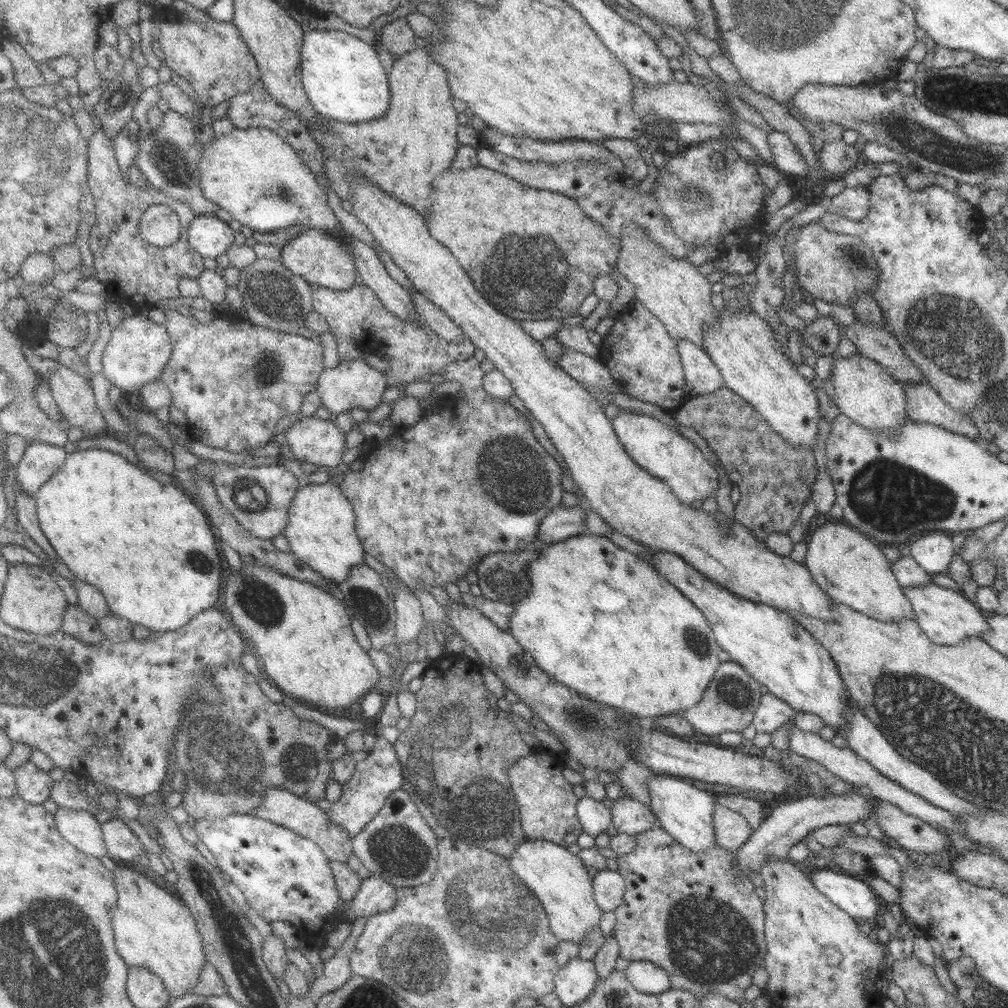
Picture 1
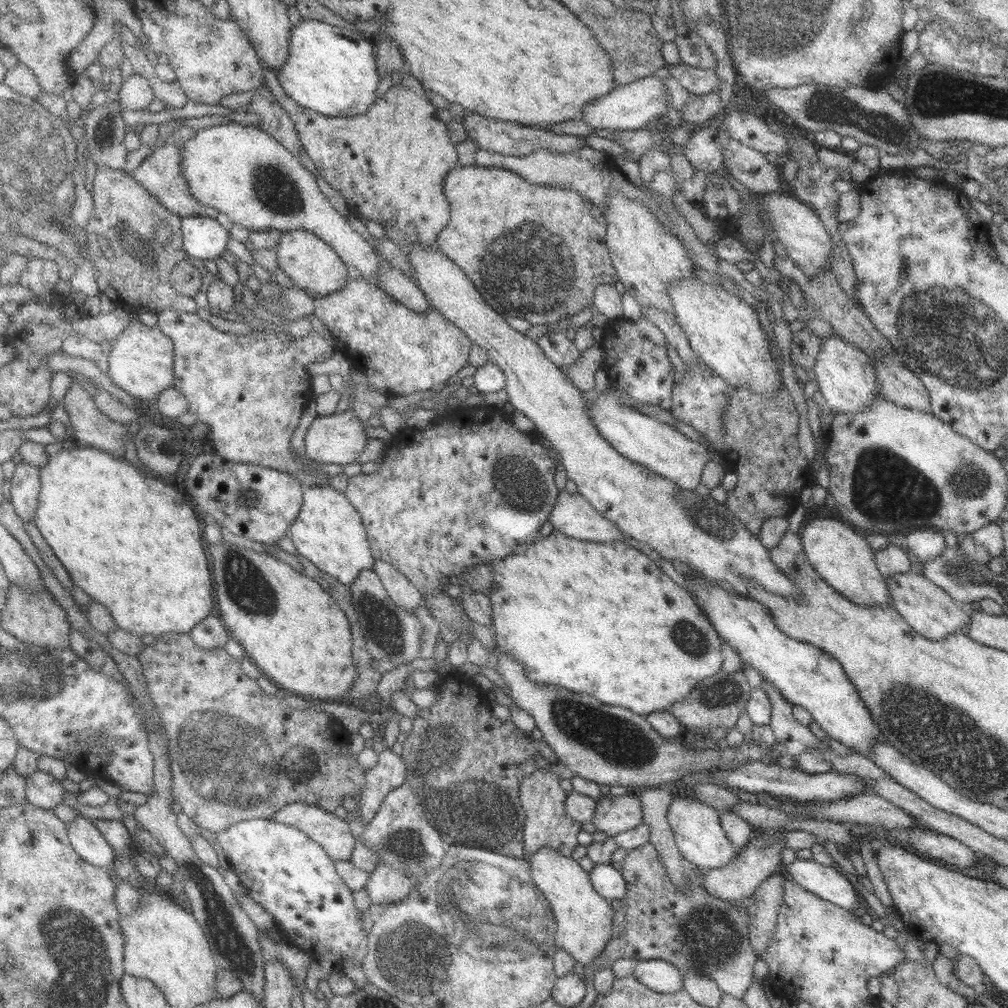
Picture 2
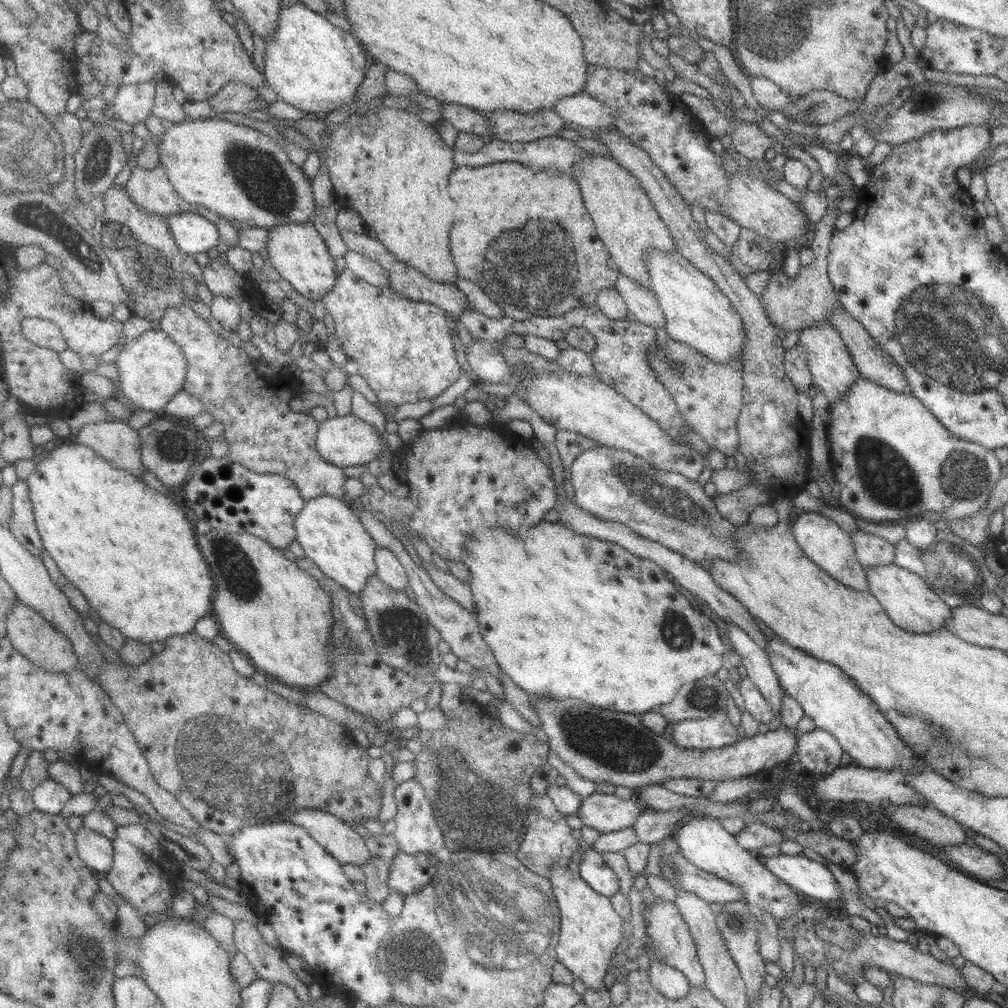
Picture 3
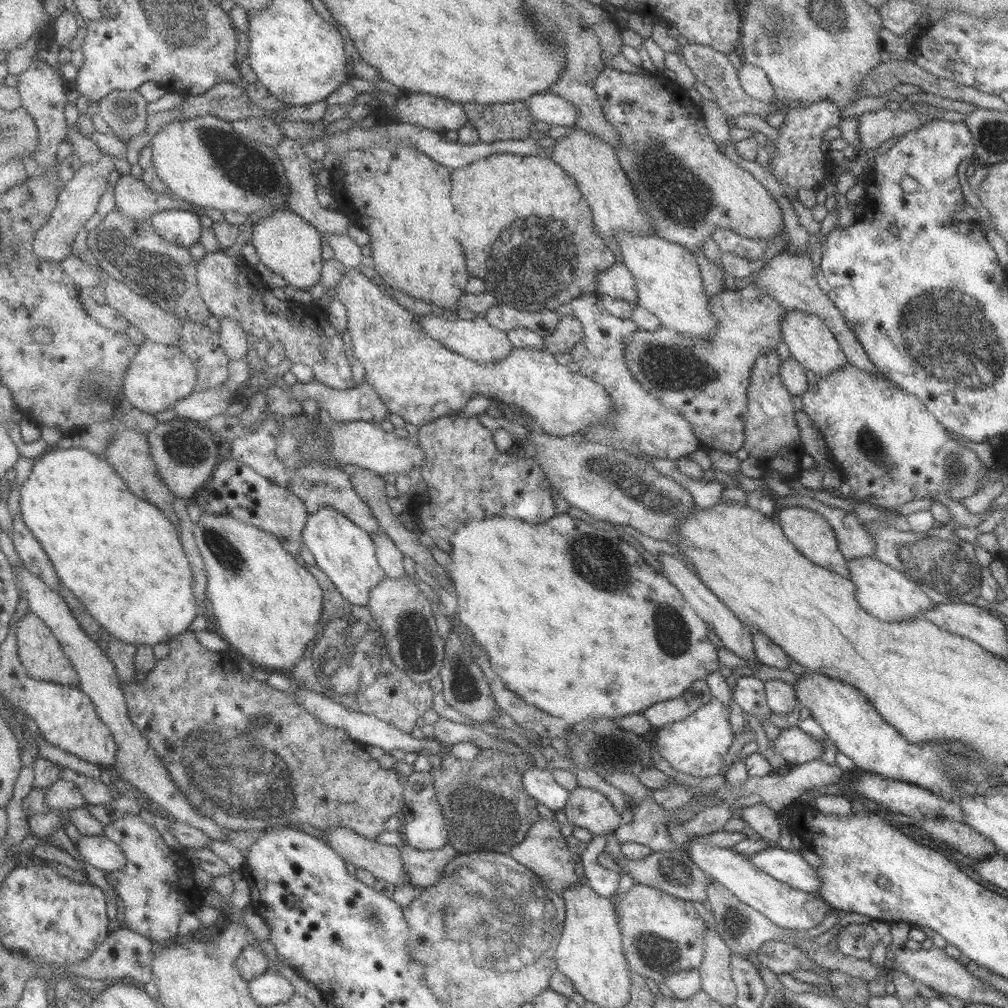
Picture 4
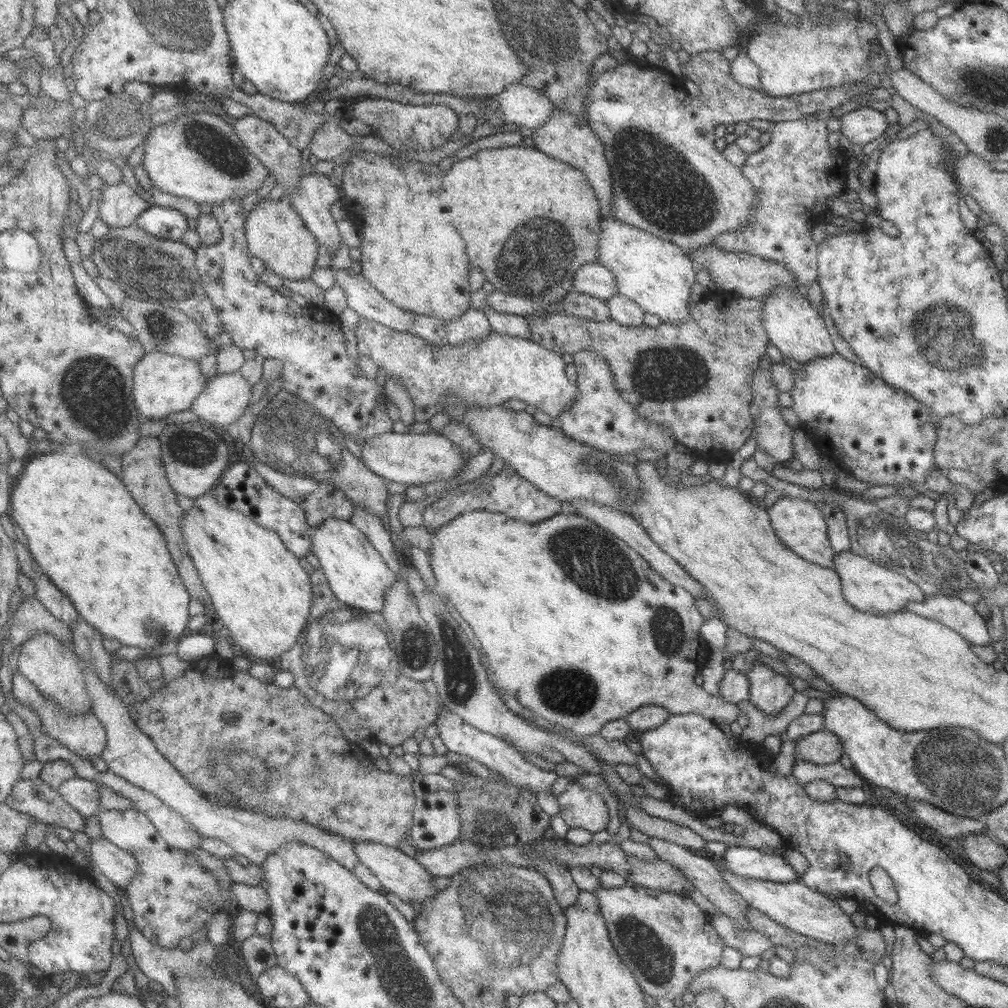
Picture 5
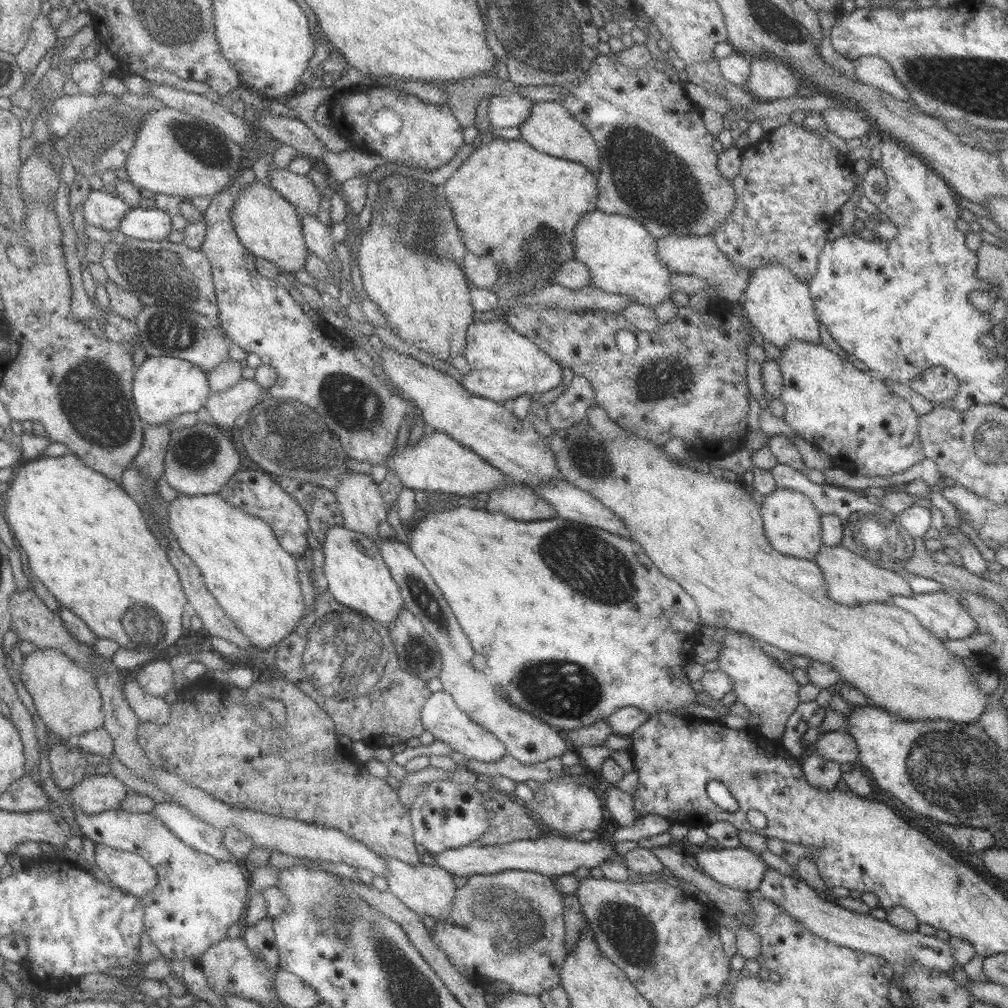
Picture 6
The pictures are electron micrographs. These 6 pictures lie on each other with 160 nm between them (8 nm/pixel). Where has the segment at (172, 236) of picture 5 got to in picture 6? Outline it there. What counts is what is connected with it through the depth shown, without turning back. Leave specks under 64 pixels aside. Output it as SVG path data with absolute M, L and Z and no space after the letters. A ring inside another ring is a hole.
M158 206L134 207L122 221L120 230L128 237L163 241L174 232L172 215Z

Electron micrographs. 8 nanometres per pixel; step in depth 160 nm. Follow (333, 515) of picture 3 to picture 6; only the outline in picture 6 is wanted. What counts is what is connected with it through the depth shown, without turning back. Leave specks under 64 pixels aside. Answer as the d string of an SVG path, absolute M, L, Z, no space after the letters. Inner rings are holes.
M338 526L326 534L323 551L323 571L328 580L327 590L333 598L389 627L405 608L405 604L400 588L384 562L379 545L366 534Z

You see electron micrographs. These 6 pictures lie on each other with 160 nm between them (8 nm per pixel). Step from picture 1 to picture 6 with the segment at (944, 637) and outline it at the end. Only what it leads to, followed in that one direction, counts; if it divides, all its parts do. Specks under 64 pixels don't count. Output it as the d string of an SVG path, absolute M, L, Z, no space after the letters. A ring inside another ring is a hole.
M841 544L836 546L822 545L813 560L822 571L832 601L846 606L870 603L891 603L892 597L914 596L914 592L903 573L886 570L876 566L871 560L858 556Z

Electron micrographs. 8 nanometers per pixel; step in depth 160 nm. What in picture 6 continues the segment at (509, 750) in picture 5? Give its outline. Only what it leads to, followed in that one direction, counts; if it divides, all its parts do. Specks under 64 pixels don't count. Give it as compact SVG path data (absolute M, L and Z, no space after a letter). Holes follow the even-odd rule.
M444 690L433 692L426 700L421 710L421 719L426 731L432 733L435 739L450 745L454 751L463 754L464 758L482 762L494 762L507 754L506 747L494 734L486 731L478 723L458 708L453 696Z

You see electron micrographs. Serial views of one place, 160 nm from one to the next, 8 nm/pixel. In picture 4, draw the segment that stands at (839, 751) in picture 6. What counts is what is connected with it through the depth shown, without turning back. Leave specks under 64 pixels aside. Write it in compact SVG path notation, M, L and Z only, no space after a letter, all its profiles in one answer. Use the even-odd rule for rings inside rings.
M797 726L782 730L778 739L770 740L770 743L775 754L782 755L795 766L820 759L825 749L822 741L812 738Z

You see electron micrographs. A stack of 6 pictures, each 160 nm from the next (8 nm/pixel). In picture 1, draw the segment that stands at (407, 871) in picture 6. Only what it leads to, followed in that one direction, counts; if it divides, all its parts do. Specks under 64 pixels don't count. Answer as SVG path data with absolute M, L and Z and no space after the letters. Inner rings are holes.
M275 786L267 790L263 805L257 810L256 815L277 822L279 825L290 827L304 838L313 839L325 851L331 862L340 861L346 863L353 854L353 839L349 835L349 830L334 825L327 811L318 807L317 803L310 802L309 799L294 794L292 790L286 790L281 786Z

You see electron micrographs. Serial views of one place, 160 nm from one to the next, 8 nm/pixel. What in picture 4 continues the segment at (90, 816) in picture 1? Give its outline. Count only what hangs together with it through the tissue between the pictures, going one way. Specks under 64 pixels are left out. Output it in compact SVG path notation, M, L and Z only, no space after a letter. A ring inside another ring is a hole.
M88 835L76 844L84 861L107 874L124 870L129 865L127 852L108 835Z

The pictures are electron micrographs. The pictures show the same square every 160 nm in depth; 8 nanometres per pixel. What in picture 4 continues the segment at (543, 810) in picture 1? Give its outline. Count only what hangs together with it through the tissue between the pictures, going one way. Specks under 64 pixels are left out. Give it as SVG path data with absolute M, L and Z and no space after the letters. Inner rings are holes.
M539 817L528 831L526 838L519 845L513 846L509 854L514 860L535 872L544 881L547 889L562 896L567 886L579 884L578 874L574 871L576 862L572 859L573 854L568 851L567 841L568 839L560 833L560 822Z

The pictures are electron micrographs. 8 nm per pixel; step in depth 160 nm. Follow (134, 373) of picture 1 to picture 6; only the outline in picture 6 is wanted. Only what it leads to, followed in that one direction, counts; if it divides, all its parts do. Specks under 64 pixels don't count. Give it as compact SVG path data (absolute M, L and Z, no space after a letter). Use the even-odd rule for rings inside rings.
M149 356L137 371L135 399L148 424L170 425L186 412L200 412L211 399L213 386L209 372L189 360L174 356Z

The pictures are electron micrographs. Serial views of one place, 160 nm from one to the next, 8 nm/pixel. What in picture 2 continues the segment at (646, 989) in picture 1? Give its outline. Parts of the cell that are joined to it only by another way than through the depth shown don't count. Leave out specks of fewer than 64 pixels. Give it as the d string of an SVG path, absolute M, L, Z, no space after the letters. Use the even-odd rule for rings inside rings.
M666 960L638 961L633 976L659 994L674 994L683 989L684 975Z

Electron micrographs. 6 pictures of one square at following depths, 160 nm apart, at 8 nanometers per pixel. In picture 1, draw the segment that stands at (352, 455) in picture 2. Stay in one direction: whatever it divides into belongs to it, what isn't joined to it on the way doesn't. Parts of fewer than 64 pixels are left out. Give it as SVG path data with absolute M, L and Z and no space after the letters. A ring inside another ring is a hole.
M302 417L288 430L287 453L298 462L334 469L347 450L345 435L332 420Z

